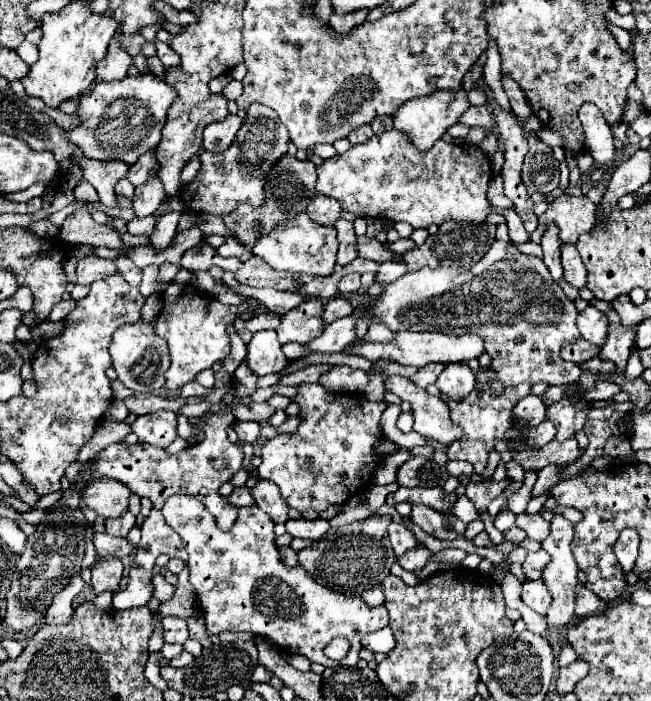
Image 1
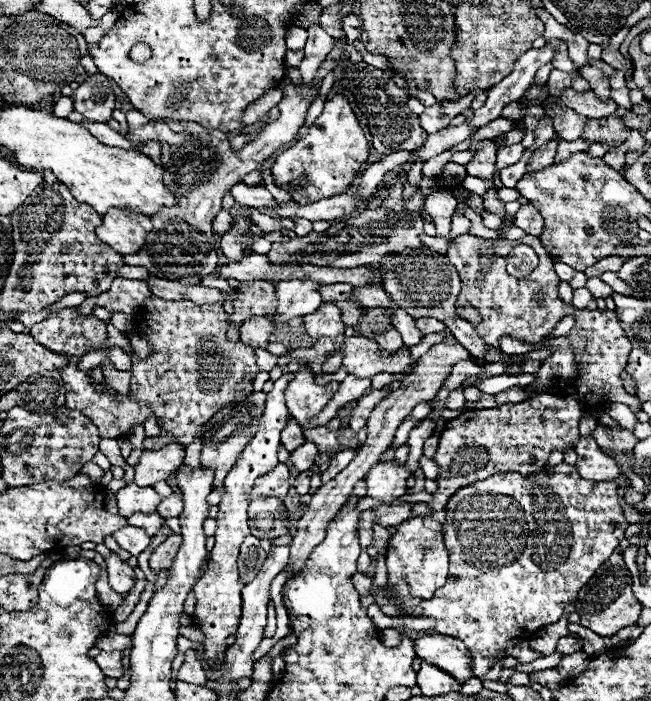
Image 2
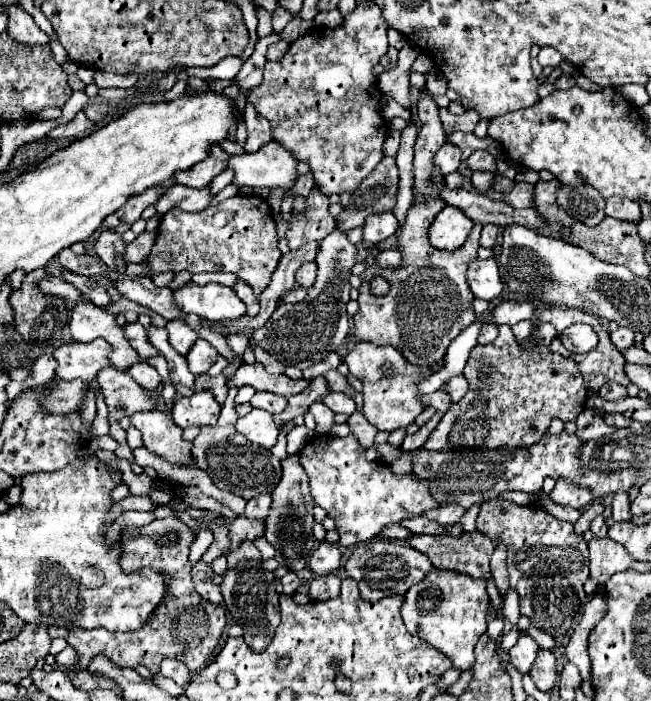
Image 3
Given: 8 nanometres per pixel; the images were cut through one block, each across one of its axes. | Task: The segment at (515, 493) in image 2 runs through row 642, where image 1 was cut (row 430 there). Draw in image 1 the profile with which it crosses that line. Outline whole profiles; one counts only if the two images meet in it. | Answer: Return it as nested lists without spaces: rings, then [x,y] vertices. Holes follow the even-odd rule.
[[[480,368],[478,370],[478,378],[484,384],[482,398],[478,398],[476,390],[472,390],[472,394],[464,402],[452,402],[452,400],[446,402],[450,406],[450,412],[452,412],[452,422],[458,424],[460,428],[464,428],[464,432],[466,432],[466,436],[460,442],[454,442],[452,446],[448,446],[448,460],[466,460],[466,462],[470,462],[474,466],[474,472],[484,472],[488,454],[494,450],[494,440],[498,440],[498,438],[502,440],[504,432],[514,424],[512,408],[516,406],[516,402],[520,398],[524,398],[526,394],[530,394],[530,384],[510,386],[510,388],[504,390],[502,396],[492,398],[490,396],[490,386],[488,386],[490,378],[496,380],[492,368]]]

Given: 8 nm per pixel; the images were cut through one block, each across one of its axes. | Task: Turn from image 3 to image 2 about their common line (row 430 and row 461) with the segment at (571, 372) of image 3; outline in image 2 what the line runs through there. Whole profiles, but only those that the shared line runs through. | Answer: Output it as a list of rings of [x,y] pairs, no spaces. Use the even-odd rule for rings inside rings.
[[[536,394],[532,400],[520,404],[504,404],[500,408],[482,408],[482,410],[468,410],[462,412],[458,418],[450,420],[440,434],[438,450],[434,454],[434,462],[440,468],[440,478],[436,478],[438,490],[432,494],[434,498],[426,502],[430,510],[444,510],[448,498],[468,484],[484,480],[496,472],[520,472],[524,476],[532,472],[540,472],[548,460],[552,450],[566,450],[566,446],[574,446],[578,442],[578,422],[584,416],[584,408],[578,400],[560,398],[554,394]]]

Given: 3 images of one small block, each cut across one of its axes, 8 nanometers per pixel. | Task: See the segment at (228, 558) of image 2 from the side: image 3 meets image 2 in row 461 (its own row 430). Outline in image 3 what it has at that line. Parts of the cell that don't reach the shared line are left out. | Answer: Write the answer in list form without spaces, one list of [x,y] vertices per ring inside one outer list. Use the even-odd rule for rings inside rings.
[[[256,408],[236,422],[236,430],[244,434],[250,442],[268,450],[278,440],[278,426],[274,424],[272,414],[264,410],[256,410]]]

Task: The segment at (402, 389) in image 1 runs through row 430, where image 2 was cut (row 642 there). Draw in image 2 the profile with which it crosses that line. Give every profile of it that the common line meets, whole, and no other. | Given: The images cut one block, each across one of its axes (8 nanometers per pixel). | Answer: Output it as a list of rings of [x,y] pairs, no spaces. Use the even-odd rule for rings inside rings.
[[[428,634],[416,640],[416,654],[428,662],[444,668],[444,672],[452,674],[460,684],[466,684],[472,674],[472,654],[468,652],[466,644],[444,636],[444,634]]]

